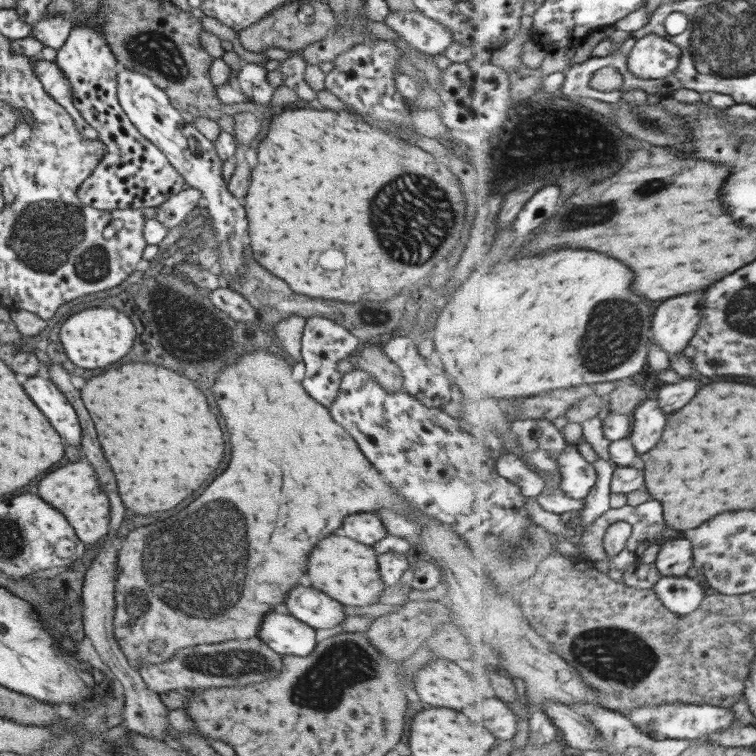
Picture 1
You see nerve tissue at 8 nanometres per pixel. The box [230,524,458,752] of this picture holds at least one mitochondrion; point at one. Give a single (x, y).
(345, 663)

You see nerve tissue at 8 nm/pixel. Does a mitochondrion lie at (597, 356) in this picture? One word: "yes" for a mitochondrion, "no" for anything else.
yes

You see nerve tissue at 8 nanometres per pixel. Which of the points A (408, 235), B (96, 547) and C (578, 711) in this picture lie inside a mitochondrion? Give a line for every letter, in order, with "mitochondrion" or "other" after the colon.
A: mitochondrion
B: other
C: other

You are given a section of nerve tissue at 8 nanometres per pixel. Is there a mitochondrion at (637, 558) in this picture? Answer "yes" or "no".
no

